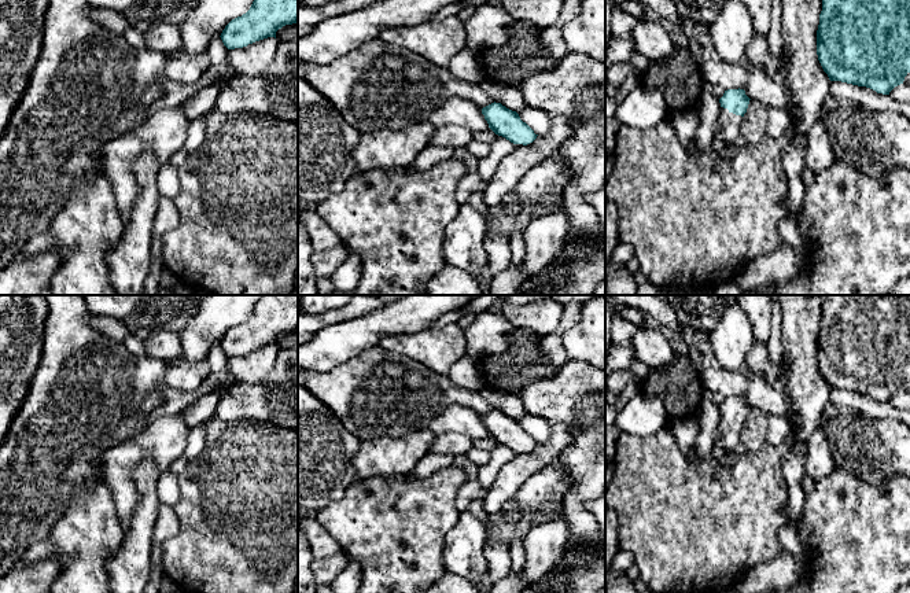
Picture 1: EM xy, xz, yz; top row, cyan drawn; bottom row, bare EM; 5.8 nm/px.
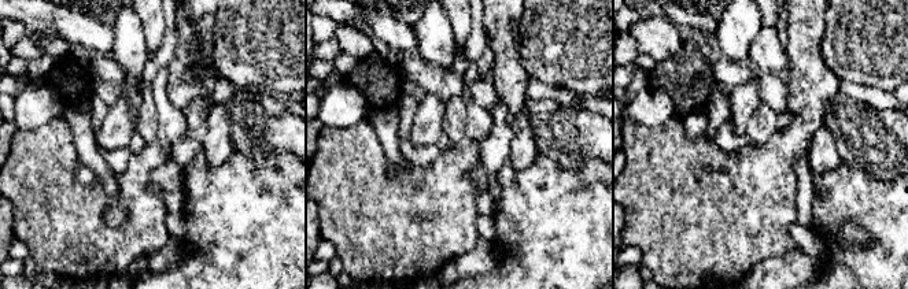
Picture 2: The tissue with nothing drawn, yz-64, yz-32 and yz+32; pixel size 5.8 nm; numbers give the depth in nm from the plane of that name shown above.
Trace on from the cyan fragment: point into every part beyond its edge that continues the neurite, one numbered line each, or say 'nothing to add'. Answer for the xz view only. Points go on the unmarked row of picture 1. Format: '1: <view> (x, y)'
nothing to add

